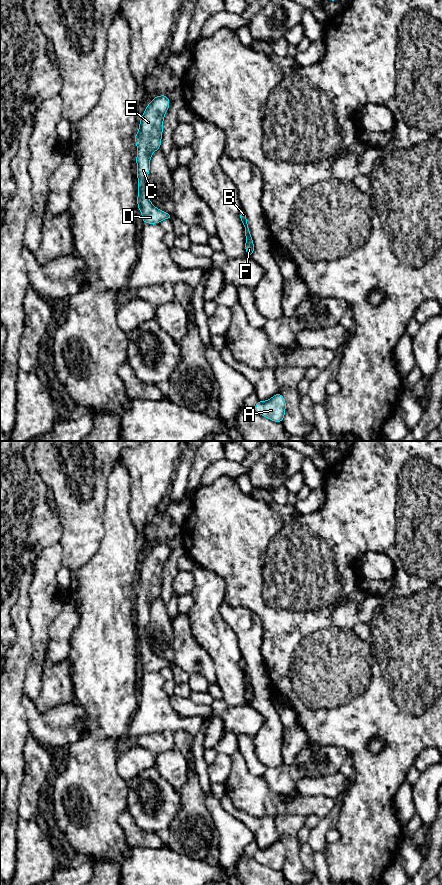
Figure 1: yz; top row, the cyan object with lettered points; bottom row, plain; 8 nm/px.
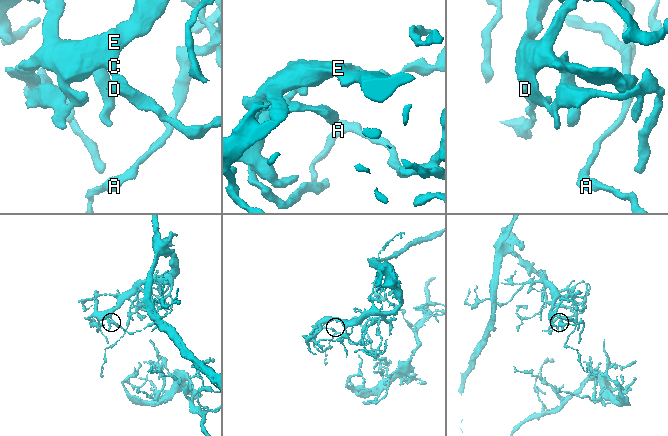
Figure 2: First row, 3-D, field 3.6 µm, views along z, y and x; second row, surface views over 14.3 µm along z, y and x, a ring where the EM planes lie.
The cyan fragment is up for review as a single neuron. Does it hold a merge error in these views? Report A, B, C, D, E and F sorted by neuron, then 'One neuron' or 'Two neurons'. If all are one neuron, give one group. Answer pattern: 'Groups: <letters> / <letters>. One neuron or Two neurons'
Groups: A B C D E F. One neuron

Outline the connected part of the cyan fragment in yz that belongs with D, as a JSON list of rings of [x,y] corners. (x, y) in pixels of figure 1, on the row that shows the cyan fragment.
[[[164,95],[156,96],[147,105],[139,123],[139,130],[135,135],[137,145],[137,206],[142,214],[143,223],[156,224],[164,219],[172,219],[173,215],[155,207],[147,193],[147,177],[150,171],[152,154],[160,149],[163,121],[170,106],[169,98]]]

